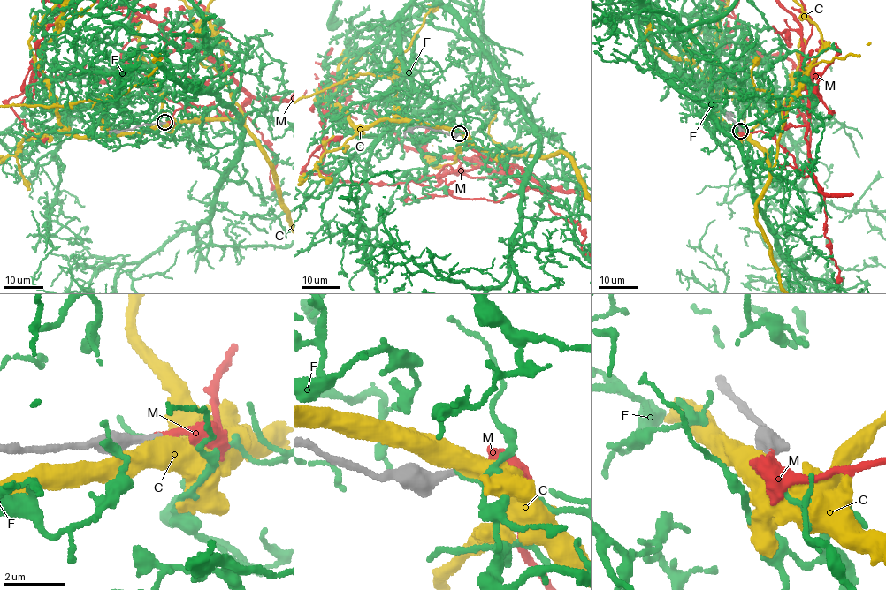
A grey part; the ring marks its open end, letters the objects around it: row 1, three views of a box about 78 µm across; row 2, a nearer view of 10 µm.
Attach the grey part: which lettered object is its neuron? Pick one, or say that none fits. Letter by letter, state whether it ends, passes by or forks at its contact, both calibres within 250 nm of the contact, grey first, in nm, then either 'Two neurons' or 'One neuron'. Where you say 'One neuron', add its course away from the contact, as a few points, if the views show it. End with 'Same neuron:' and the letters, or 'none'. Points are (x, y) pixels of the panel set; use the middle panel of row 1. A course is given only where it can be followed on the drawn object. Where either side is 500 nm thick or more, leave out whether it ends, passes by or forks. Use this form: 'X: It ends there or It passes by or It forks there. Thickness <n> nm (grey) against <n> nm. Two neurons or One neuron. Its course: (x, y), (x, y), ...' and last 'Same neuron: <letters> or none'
C: Thickness 220 nm (grey) against 500 nm. Two neurons
F: It ends there. Thickness 240 nm (grey) against 100 nm. Two neurons
M: It ends there. Thickness 240 nm (grey) against 180 nm. One neuron
Same neuron: M

